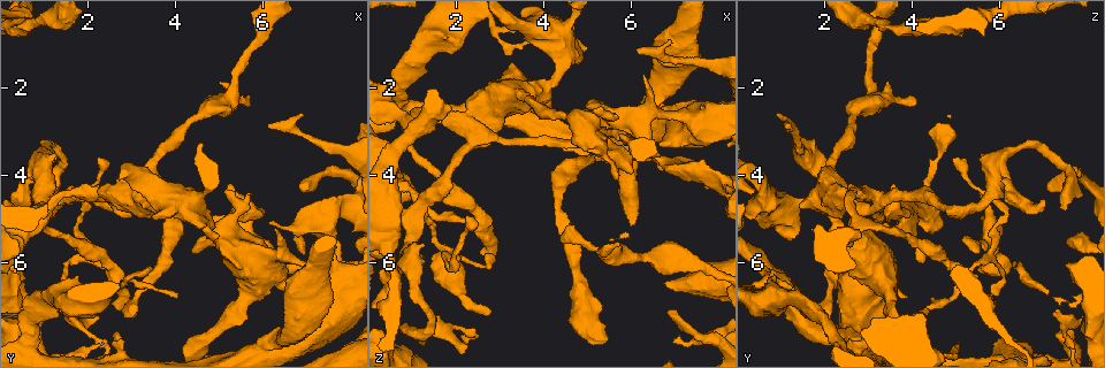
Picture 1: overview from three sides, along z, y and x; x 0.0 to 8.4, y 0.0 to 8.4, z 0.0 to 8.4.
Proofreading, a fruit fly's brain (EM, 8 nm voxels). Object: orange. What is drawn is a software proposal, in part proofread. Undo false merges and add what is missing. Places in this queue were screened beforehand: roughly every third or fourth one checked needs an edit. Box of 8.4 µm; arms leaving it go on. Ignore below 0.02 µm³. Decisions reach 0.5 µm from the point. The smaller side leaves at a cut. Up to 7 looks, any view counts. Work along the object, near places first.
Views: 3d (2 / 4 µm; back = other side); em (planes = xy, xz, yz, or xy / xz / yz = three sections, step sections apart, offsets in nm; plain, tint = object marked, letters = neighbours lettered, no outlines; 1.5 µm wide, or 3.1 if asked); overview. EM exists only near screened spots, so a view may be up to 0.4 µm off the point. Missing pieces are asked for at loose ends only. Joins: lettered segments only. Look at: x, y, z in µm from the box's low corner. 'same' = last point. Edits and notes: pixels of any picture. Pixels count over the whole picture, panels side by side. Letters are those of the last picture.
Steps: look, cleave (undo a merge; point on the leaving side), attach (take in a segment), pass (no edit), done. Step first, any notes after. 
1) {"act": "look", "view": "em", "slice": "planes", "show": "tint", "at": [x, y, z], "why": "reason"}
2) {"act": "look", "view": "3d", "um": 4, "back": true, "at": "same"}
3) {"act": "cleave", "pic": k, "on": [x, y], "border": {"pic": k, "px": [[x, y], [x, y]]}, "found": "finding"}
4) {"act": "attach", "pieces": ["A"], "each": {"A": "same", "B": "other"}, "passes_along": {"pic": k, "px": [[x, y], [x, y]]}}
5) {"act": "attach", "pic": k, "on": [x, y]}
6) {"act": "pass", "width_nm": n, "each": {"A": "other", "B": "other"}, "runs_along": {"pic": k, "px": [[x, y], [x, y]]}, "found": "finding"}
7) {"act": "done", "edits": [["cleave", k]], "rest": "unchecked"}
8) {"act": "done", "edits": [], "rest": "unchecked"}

{"act": "look", "view": "em", "slice": "xz", "step": 4, "show": "letters", "at": [4.95, 5.45, 1.05], "why": "free end"}

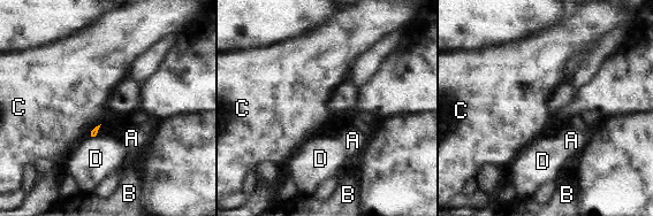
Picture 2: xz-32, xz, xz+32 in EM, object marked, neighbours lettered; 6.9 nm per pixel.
{"act": "look", "view": "em", "slice": "planes", "show": "letters", "at": "same", "why": "another direction"}

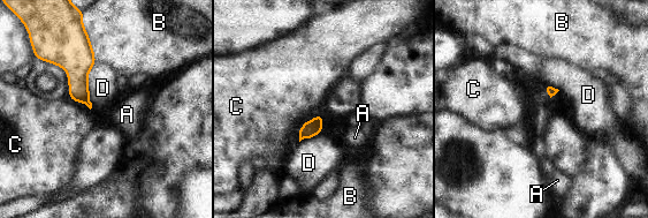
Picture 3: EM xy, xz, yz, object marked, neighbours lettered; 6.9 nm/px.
{"act": "pass", "longest_contact_nm": ["D", 340], "each": {"A": "other", "B": "other", "C": "other", "D": "other"}, "found": "no lettered segment goes on from it"}

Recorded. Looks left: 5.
{"act": "look", "view": "em", "slice": "planes", "show": "tint", "at": [6.90, 3.15, 1.40]}

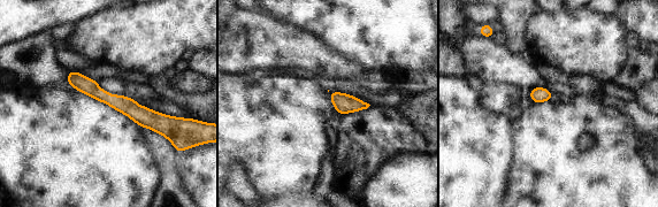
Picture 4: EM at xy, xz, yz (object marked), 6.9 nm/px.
{"act": "look", "view": "em", "slice": "planes", "show": "letters", "at": "same", "why": "see the neighbours"}

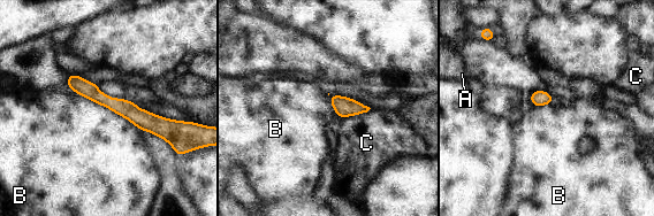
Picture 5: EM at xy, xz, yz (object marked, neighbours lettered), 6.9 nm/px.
{"act": "pass", "each": {"A": "other", "B": "other", "C": "other"}, "runs_along": {"pic": 5, "px": [[71, 77], [97, 97], [167, 133]]}, "found": "continuous, no second neuron"}

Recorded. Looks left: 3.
{"act": "look", "view": "3d", "um": 4, "at": [5.75, 2.25, 4.10], "why": "free end"}

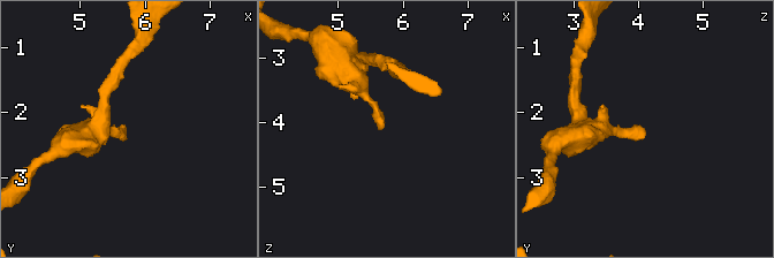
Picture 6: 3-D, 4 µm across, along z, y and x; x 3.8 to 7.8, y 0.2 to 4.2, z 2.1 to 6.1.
{"act": "look", "view": "em", "slice": "planes", "show": "letters", "at": [5.70, 2.30, 4.10]}

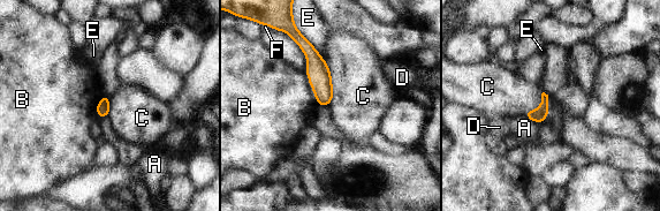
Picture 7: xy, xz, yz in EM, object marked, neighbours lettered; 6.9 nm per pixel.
{"act": "pass", "longest_contact_nm": ["C", 340], "each": {"A": "other", "B": "other", "C": "other", "D": "other", "E": "other", "F": "other"}, "runs_along": {"pic": 7, "px": [[302, 42], [315, 59], [324, 103]]}, "found": "none of them fits"}

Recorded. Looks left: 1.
{"act": "done", "edits": [], "rest": "unchecked"}

